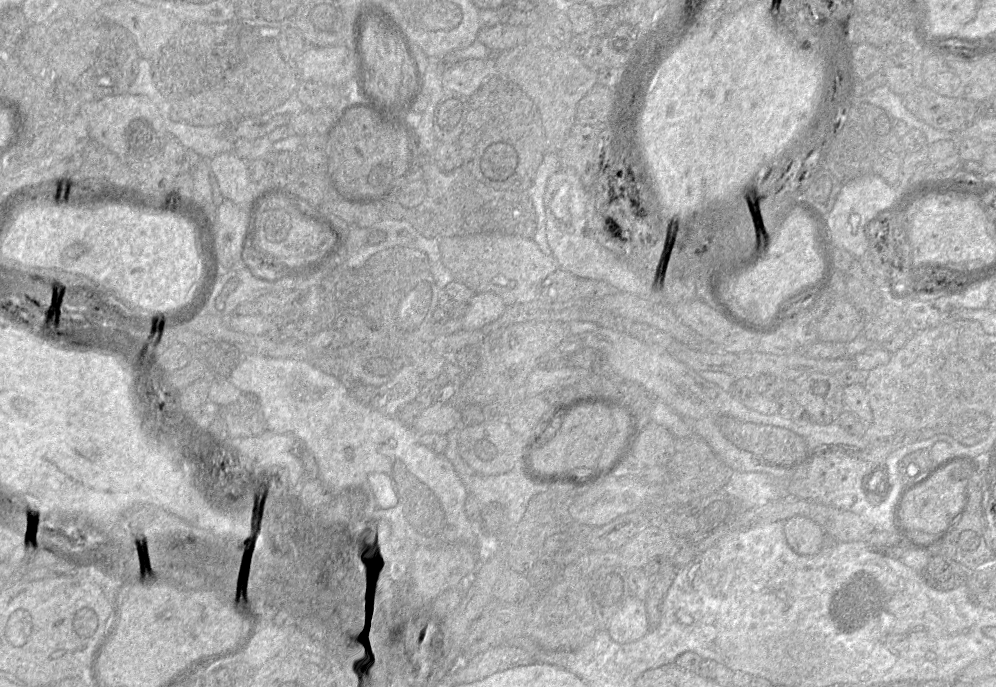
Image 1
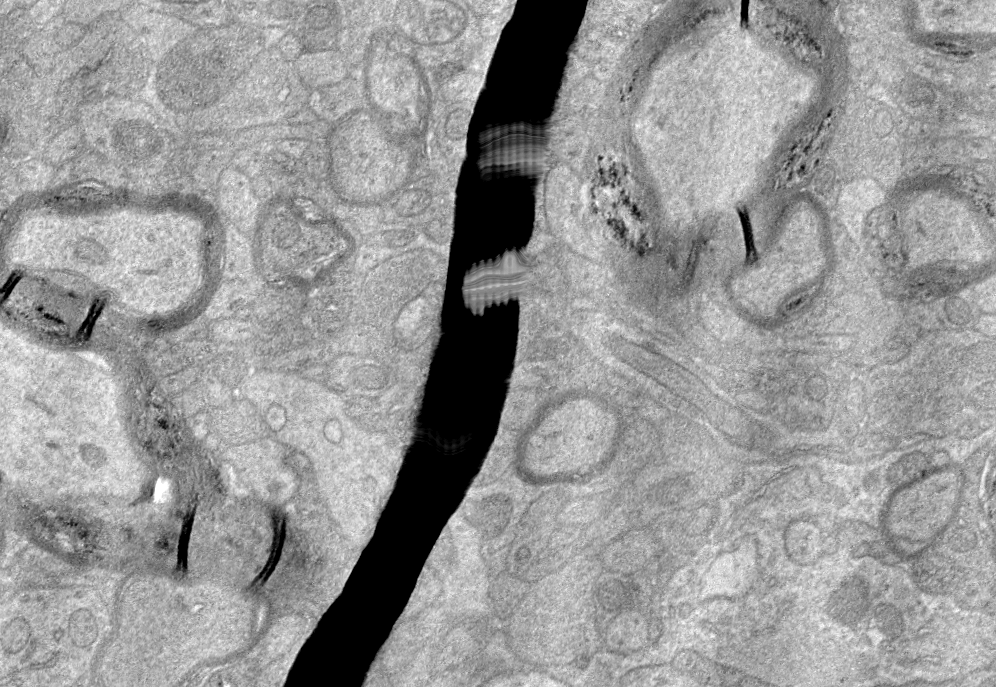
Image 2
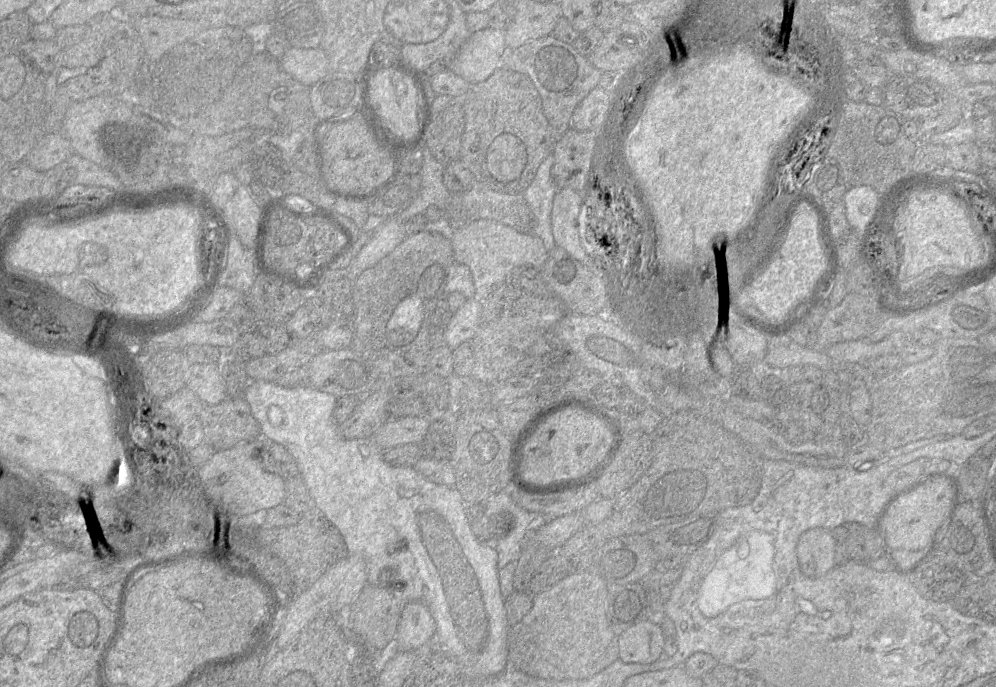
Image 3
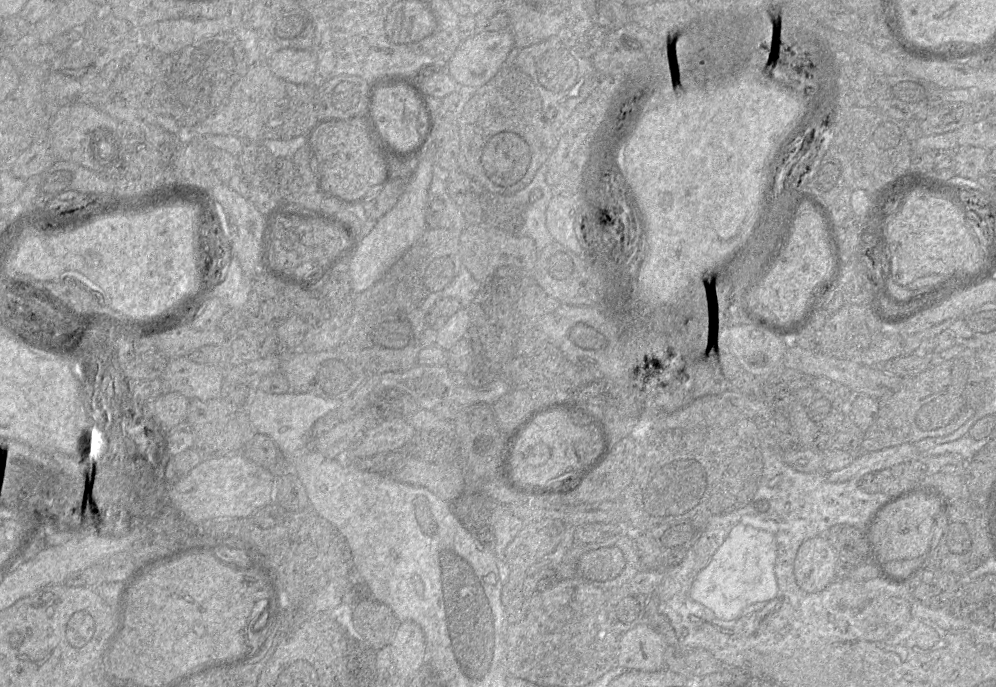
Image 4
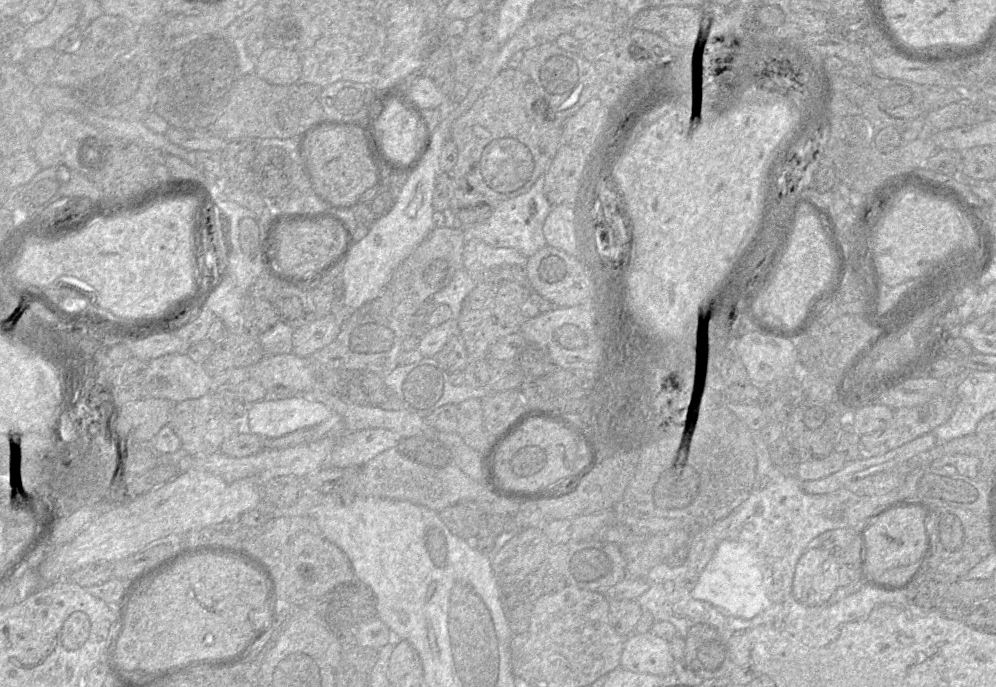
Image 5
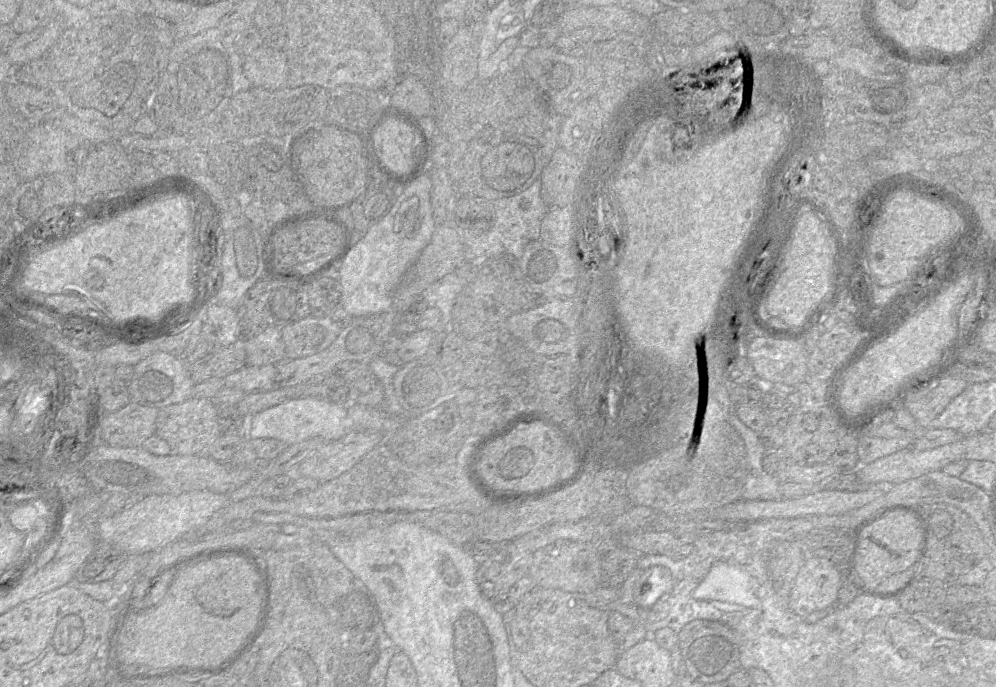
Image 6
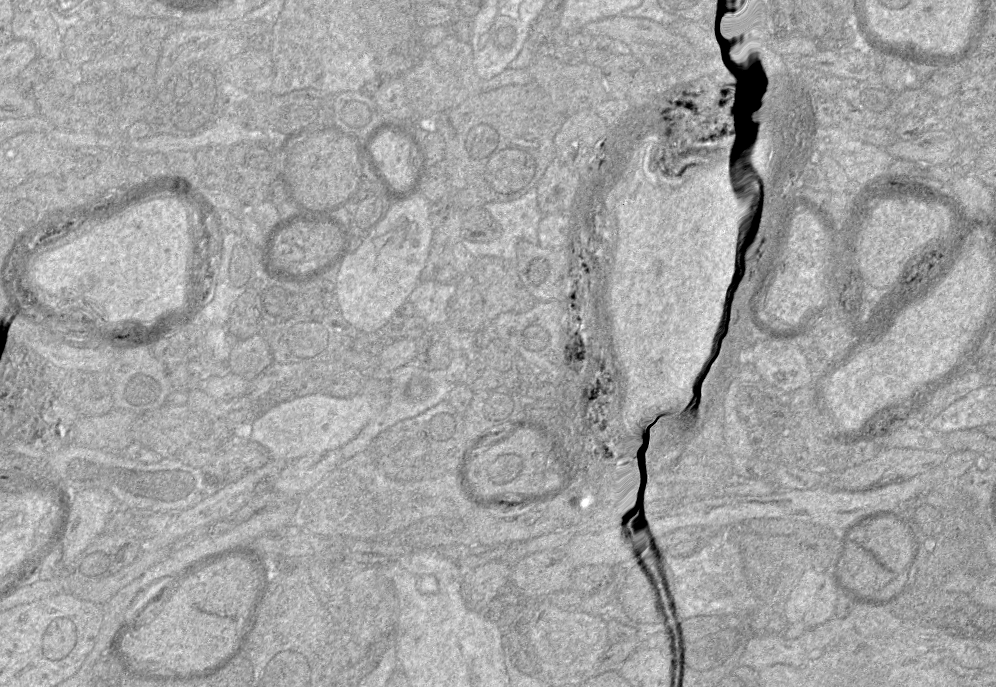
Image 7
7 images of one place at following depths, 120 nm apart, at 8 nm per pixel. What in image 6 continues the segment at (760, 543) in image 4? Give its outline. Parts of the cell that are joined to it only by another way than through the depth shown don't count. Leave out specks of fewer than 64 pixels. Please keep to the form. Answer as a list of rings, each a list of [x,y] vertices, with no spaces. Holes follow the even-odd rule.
[[[715,562],[692,596],[696,600],[721,601],[748,608],[760,606],[760,599],[751,586],[751,577],[726,562]]]

